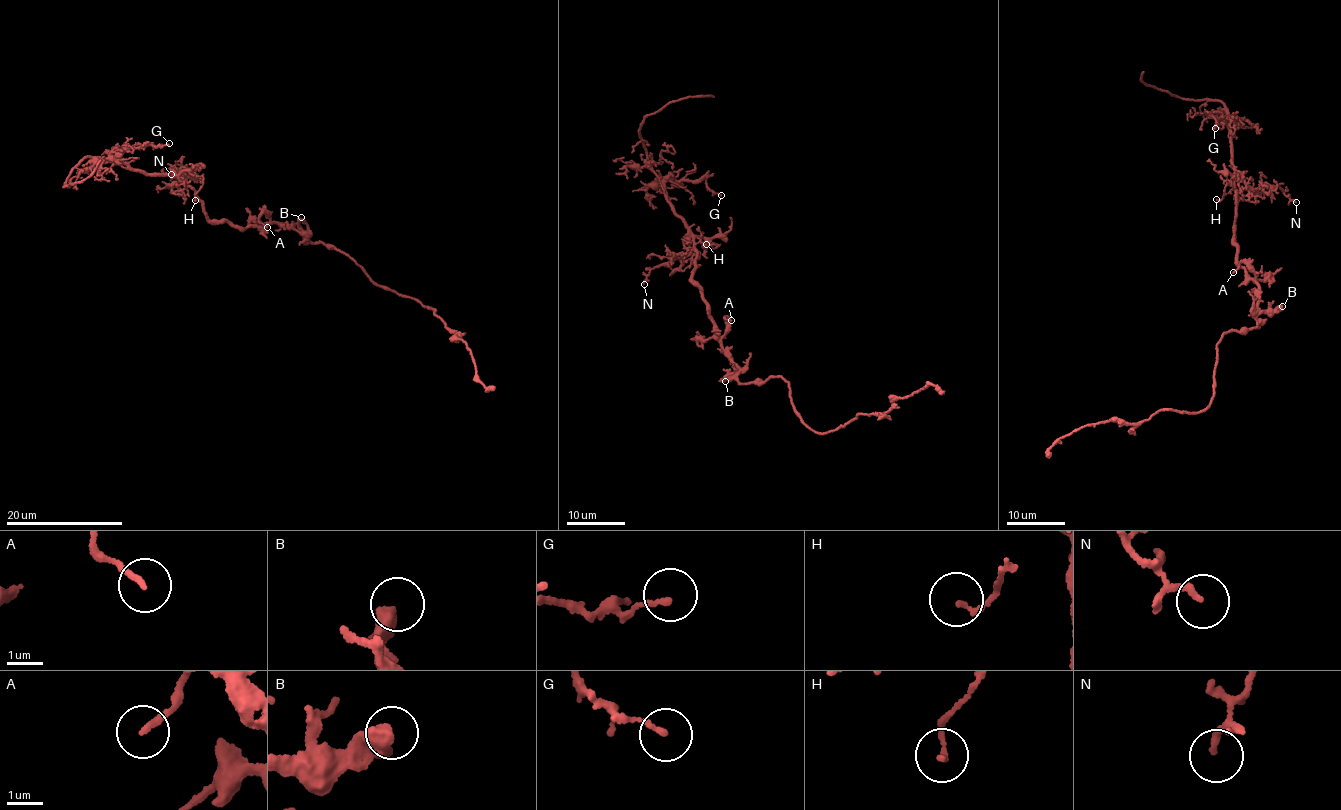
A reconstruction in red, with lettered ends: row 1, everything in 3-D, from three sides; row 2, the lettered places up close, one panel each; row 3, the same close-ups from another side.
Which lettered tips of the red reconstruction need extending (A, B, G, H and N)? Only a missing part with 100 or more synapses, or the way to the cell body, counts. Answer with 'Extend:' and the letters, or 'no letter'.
Extend: G

